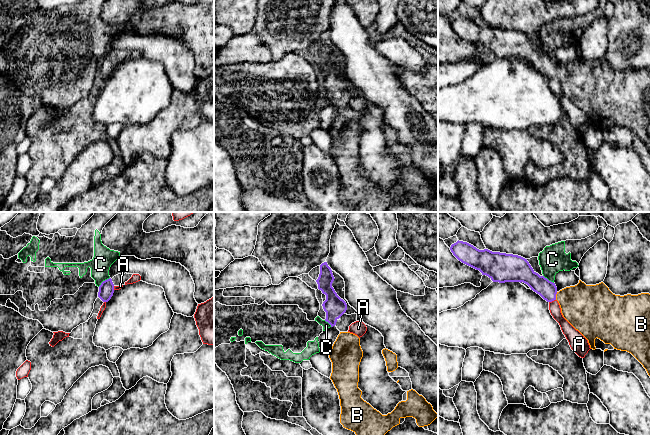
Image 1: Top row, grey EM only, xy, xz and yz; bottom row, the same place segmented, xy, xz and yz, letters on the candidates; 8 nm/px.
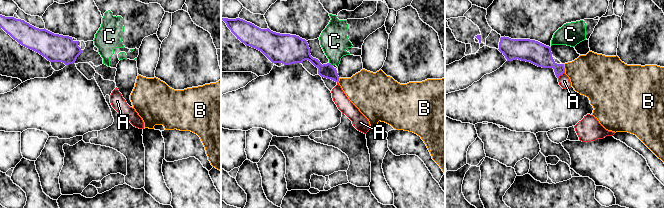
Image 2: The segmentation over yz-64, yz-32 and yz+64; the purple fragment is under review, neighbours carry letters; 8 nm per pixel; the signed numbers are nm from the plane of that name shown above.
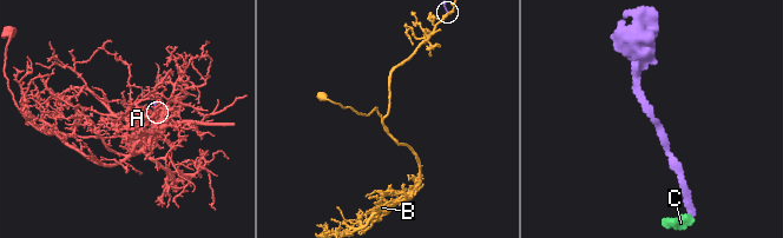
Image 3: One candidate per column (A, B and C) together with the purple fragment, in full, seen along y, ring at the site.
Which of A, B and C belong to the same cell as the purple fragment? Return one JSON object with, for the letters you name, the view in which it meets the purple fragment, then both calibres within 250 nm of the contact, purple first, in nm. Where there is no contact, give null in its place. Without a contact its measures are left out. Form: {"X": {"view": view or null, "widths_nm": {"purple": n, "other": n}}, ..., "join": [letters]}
{"B": {"view": "yz", "widths_nm": {"purple": 150, "other": 360}}, "join": ["B"]}

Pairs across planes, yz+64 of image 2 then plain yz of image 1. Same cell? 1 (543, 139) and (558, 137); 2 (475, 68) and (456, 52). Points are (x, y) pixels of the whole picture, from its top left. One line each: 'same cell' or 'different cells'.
1: same cell
2: different cells

